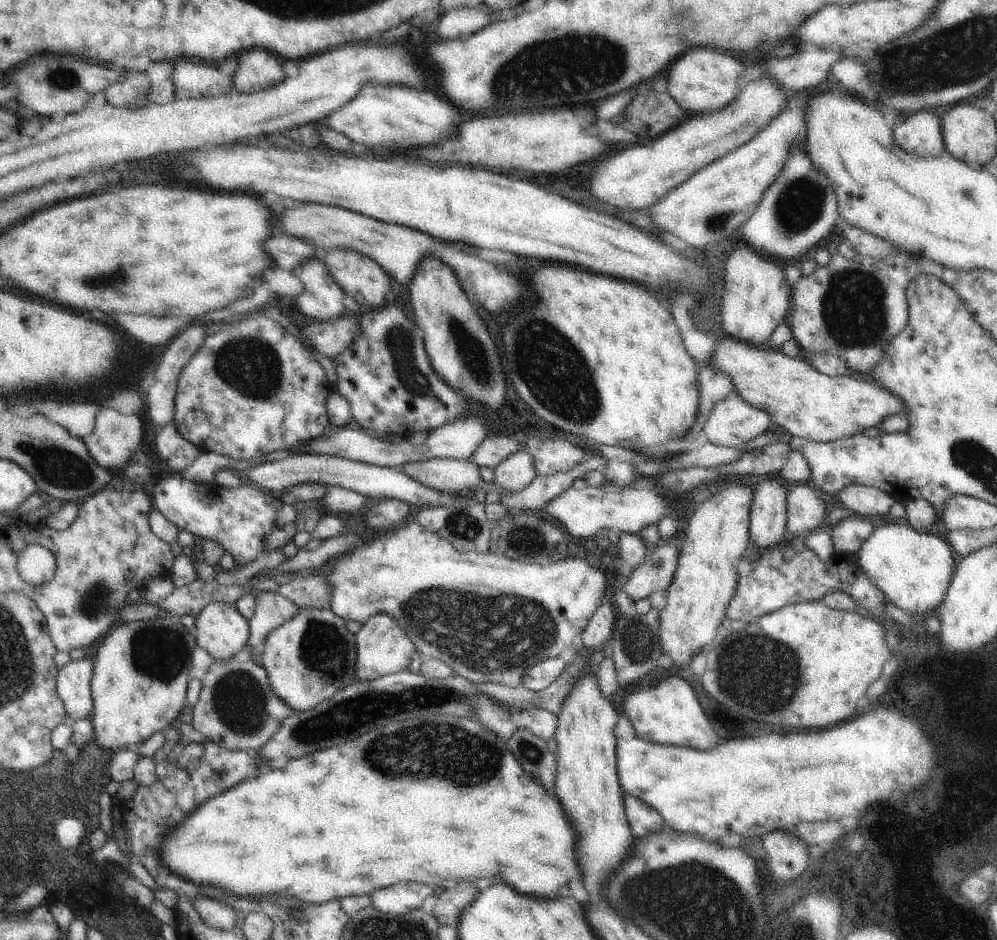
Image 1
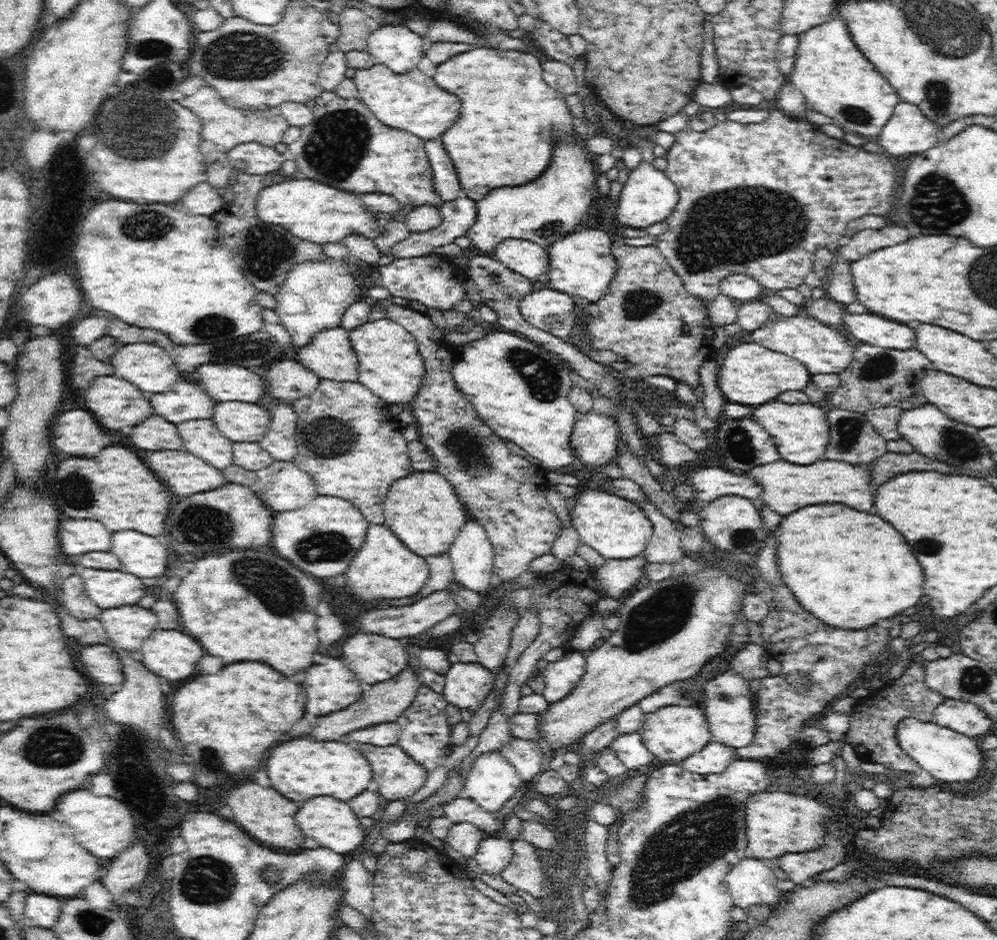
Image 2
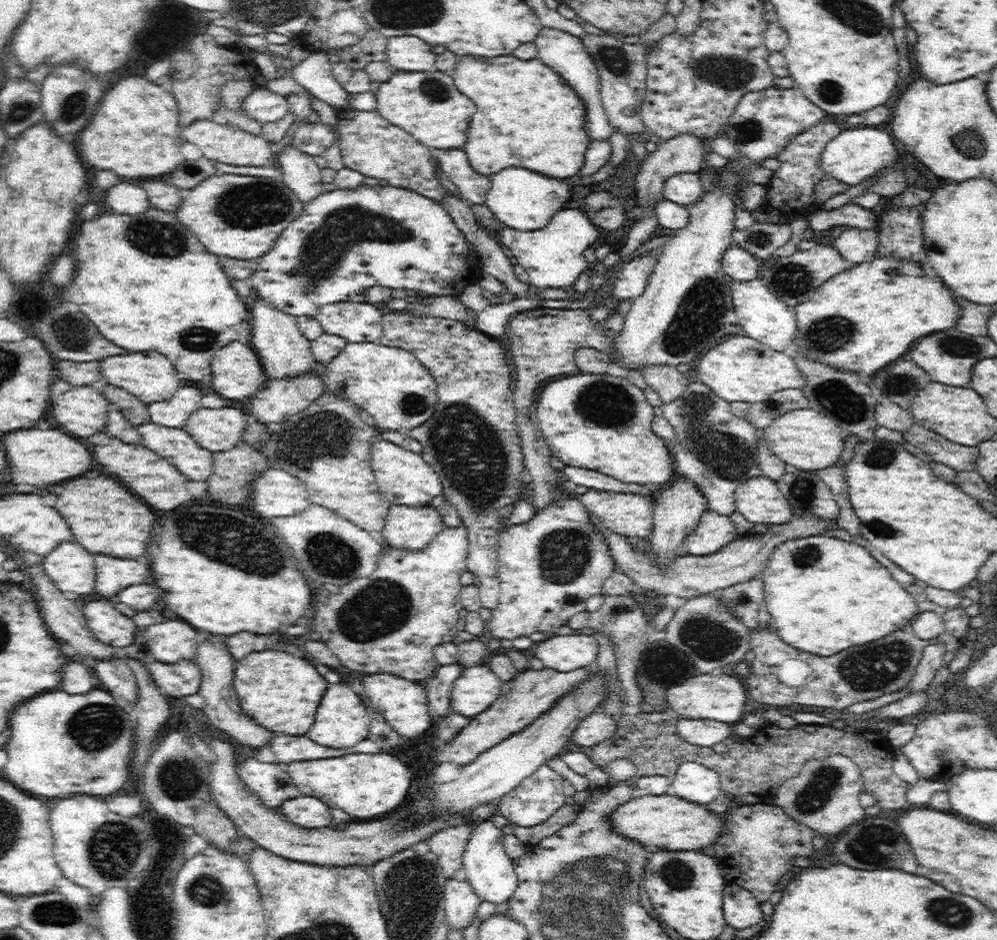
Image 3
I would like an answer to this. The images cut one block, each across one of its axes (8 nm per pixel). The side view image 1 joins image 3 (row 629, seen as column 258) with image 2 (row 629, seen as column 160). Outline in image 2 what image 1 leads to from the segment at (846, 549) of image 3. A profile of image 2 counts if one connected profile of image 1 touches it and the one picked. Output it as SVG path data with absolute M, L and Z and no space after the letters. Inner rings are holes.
M810 504L786 515L776 530L781 580L812 615L836 628L860 630L914 606L922 596L924 574L904 536L876 514L856 512L844 504Z

